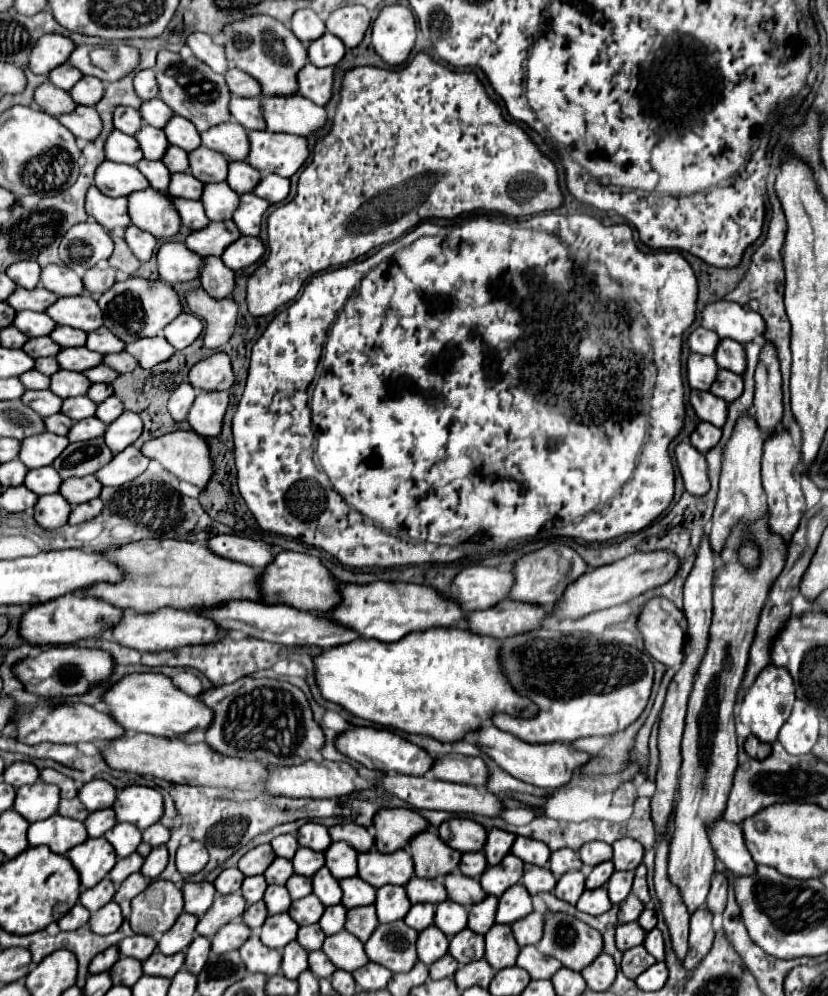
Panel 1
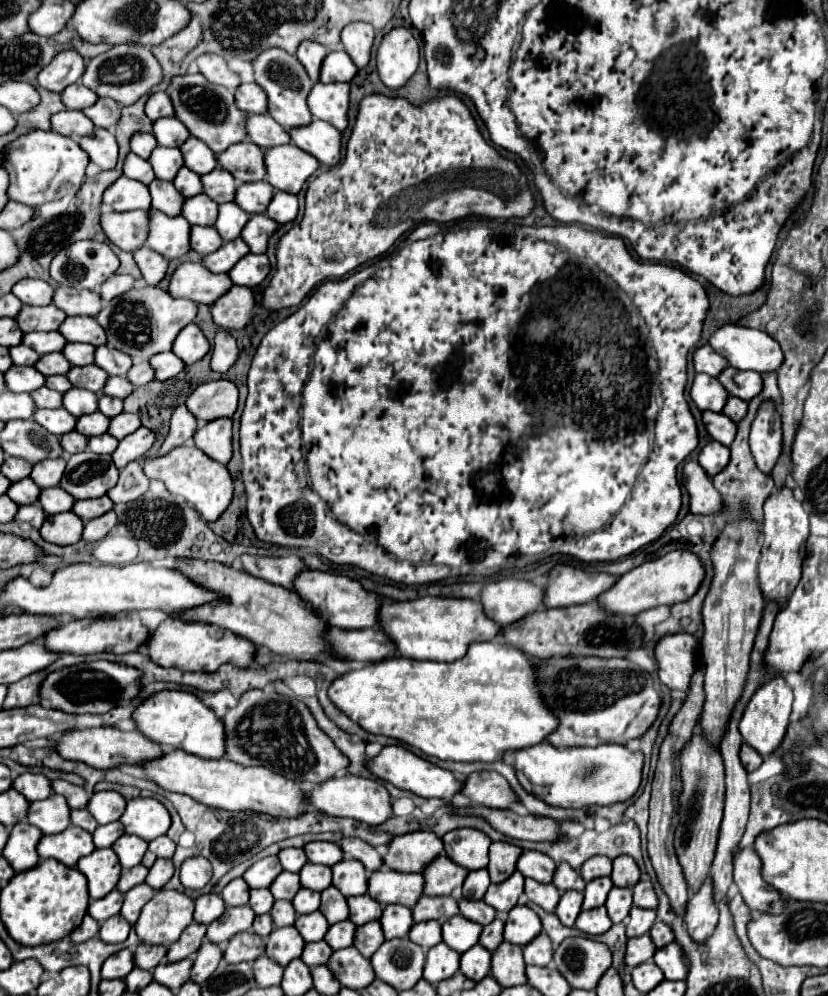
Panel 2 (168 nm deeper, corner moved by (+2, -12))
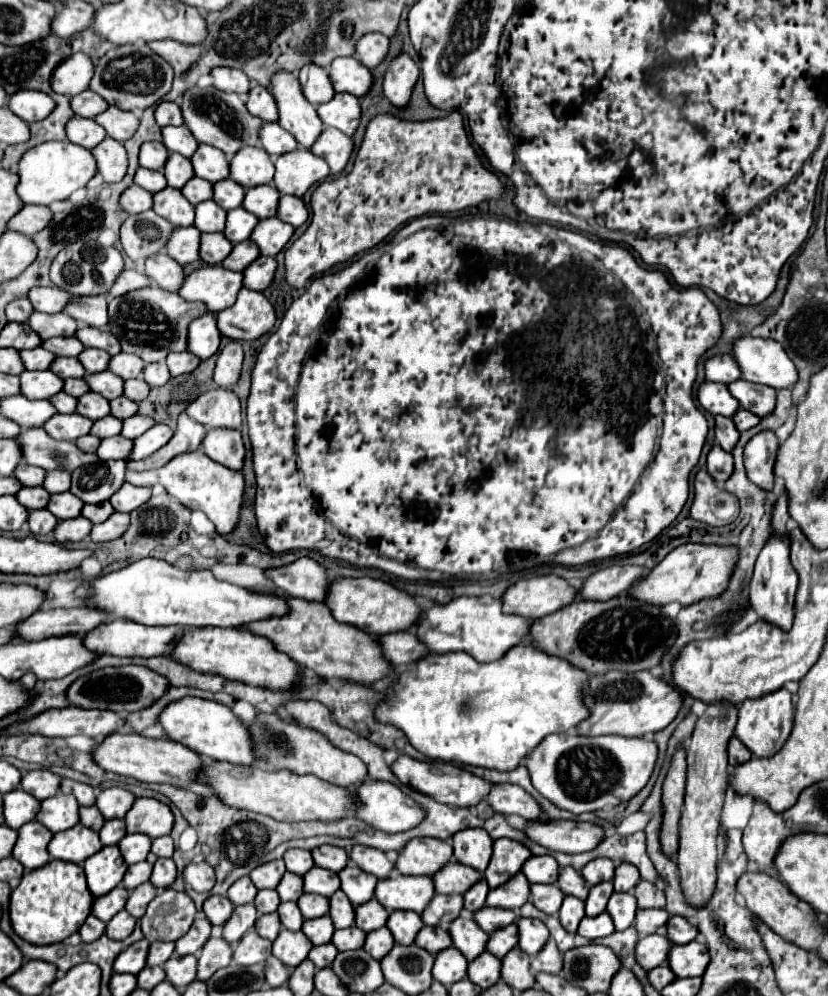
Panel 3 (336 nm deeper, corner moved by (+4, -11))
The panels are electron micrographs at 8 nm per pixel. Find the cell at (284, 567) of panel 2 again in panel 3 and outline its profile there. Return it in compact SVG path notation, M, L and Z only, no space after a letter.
M300 557L284 567L264 571L278 591L308 601L324 601L328 579L324 569L310 557Z

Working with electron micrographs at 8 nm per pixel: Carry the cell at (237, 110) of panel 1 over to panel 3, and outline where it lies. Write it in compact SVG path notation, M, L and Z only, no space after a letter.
M262 123L262 129L260 129L258 137L260 137L260 145L272 157L294 151L298 147L298 141L294 143L294 137L290 137L290 133L286 133L278 123Z

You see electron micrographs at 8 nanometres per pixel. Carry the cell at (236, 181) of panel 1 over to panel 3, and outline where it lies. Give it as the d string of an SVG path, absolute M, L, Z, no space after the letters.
M258 185L252 189L246 189L246 197L242 207L250 213L254 213L258 219L268 219L276 215L278 207L278 189L272 185Z

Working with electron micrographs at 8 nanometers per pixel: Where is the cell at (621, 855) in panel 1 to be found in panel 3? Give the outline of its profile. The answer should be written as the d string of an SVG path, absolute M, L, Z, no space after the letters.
M620 863L616 867L612 881L614 881L614 891L630 891L640 881L638 869L634 869L634 865L630 865L630 863Z

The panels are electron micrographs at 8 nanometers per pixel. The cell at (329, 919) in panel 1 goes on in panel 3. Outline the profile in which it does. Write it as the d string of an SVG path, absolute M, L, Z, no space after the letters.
M350 927L350 929L336 929L332 943L336 945L338 951L350 951L350 949L358 949L364 945L366 933L360 931L358 927Z

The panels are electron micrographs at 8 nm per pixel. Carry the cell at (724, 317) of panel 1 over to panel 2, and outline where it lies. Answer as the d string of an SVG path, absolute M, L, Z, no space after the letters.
M738 324L718 328L710 338L710 346L736 370L764 374L776 372L784 364L784 352L770 334Z

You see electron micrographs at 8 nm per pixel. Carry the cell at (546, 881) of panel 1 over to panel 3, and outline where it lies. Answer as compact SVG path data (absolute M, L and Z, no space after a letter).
M532 885L530 887L530 901L548 915L558 913L562 899L564 899L564 893L556 885Z

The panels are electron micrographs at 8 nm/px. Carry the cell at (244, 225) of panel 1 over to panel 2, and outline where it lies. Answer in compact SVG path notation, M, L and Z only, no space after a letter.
M254 214L242 230L242 240L250 246L252 254L264 254L268 250L268 240L278 230L278 224L266 214Z

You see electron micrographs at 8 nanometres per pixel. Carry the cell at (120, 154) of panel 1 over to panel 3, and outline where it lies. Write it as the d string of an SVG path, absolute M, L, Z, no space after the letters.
M142 167L136 169L134 183L144 187L150 193L156 193L156 191L160 191L160 189L164 189L168 185L162 171L150 171L150 169L142 169Z

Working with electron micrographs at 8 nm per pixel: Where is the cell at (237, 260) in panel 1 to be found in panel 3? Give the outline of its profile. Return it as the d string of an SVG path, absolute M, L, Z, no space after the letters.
M260 257L258 261L252 261L242 271L244 287L254 289L254 291L264 291L274 279L274 271L276 271L276 259L274 257Z

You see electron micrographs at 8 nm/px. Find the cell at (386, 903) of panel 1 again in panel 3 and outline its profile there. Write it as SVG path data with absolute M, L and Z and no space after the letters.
M392 911L386 927L394 935L394 941L400 945L410 945L414 943L416 933L422 929L422 919L414 911Z

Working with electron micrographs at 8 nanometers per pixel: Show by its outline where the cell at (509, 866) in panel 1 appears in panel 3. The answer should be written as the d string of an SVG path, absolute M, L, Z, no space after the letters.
M516 873L510 881L500 885L498 889L490 889L486 897L488 907L502 907L502 909L520 909L528 901L530 883L522 873Z

